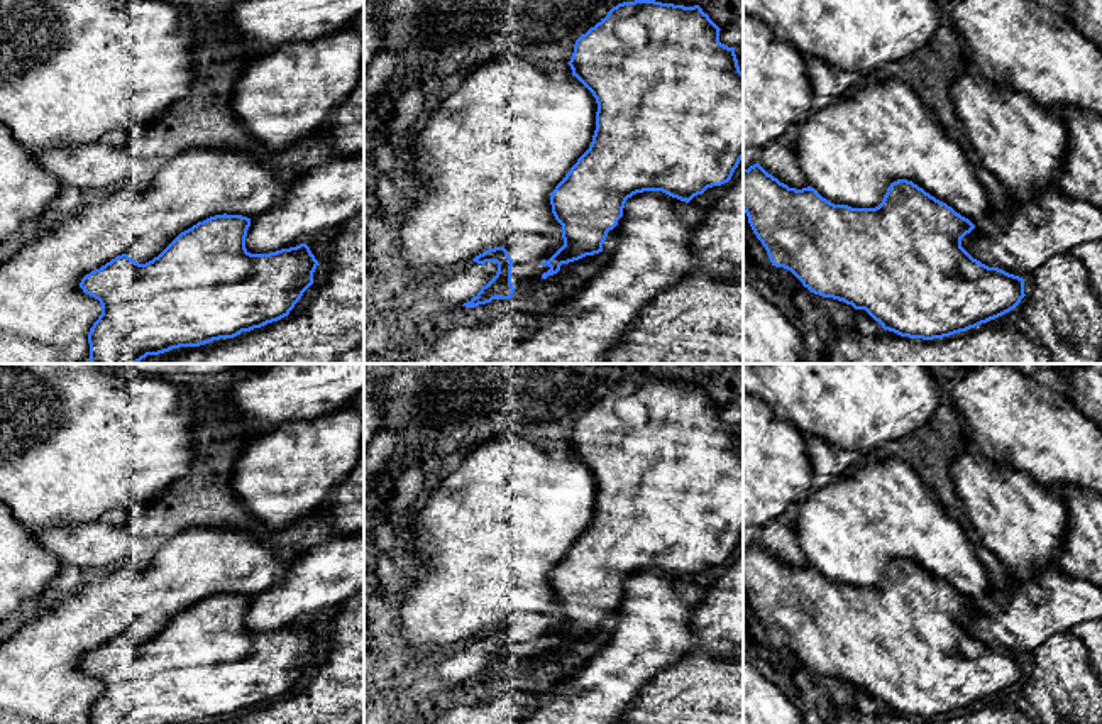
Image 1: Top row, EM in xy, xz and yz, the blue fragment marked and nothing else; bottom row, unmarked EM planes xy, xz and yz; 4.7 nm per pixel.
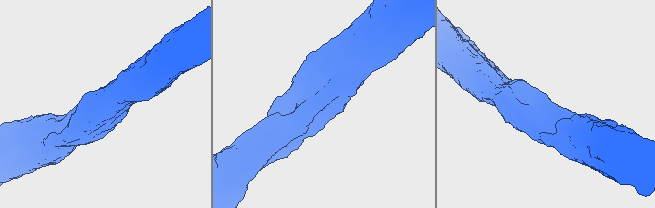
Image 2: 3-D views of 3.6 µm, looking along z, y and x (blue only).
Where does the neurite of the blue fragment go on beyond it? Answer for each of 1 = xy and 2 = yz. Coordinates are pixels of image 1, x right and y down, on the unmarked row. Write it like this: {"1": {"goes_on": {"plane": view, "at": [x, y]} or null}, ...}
{"1": {"goes_on": null}, "2": {"goes_on": null}}

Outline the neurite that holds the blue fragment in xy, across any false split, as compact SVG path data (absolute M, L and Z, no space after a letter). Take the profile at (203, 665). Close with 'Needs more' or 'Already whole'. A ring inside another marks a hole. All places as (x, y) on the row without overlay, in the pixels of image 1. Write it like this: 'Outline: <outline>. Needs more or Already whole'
Outline: M215 594L181 611L146 643L122 633L86 653L80 666L102 683L88 722L205 724L288 695L313 663L313 651L320 643L306 623L251 633L245 628L249 606L247 595Z. Already whole

